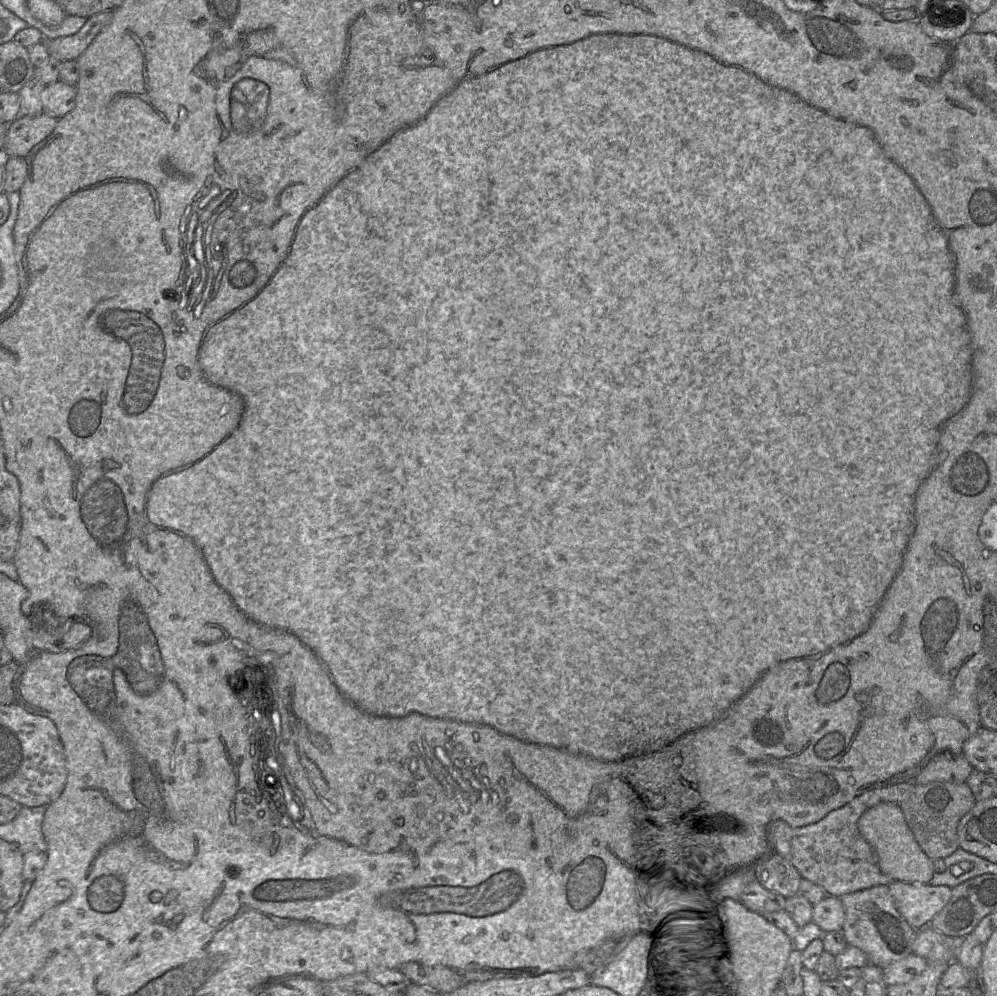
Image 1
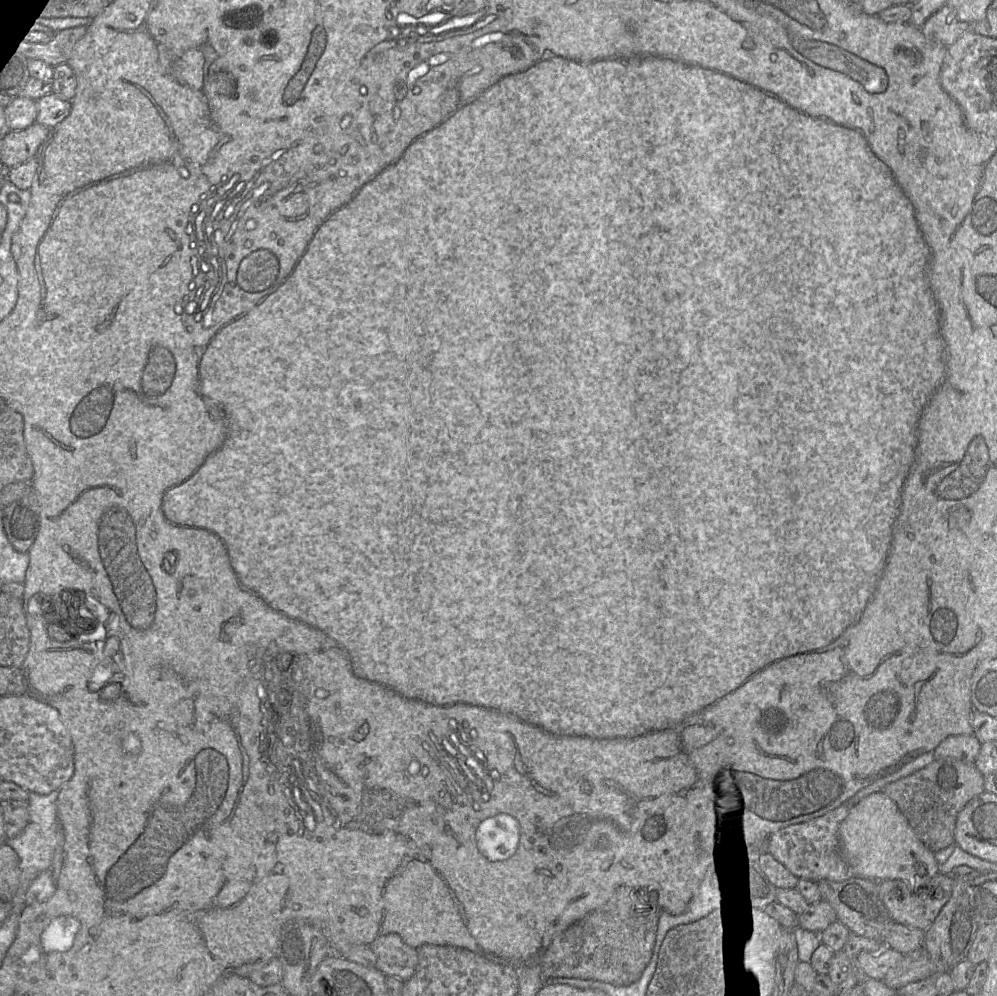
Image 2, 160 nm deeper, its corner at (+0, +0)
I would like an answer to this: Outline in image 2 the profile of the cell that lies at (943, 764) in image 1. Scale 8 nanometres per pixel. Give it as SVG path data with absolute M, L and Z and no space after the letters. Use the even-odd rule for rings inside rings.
M972 734L955 735L943 740L933 751L934 758L956 759L974 763L981 749L981 742Z

